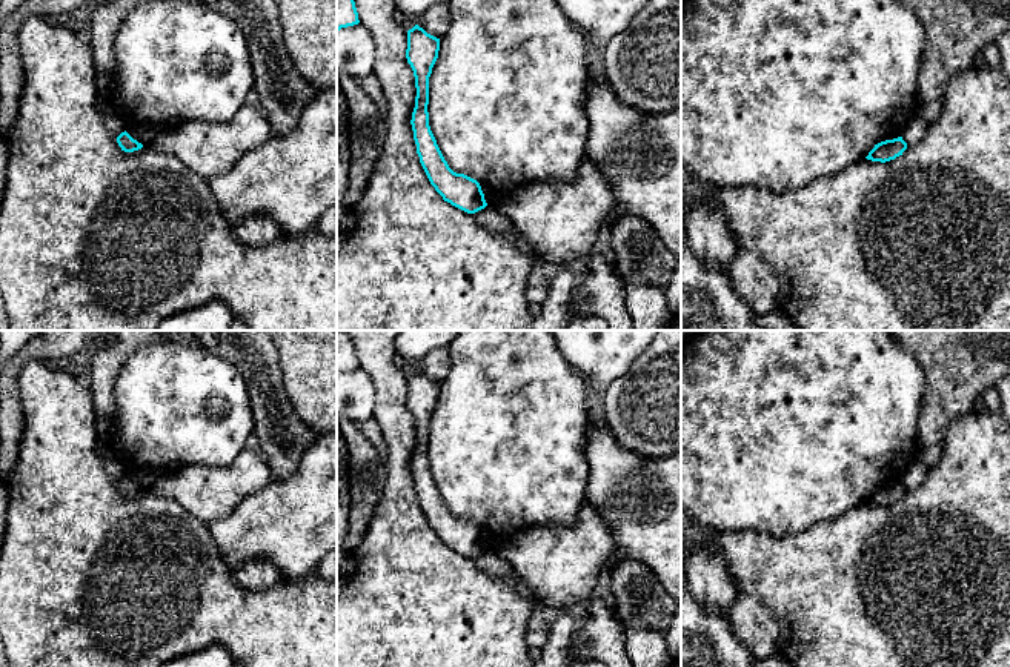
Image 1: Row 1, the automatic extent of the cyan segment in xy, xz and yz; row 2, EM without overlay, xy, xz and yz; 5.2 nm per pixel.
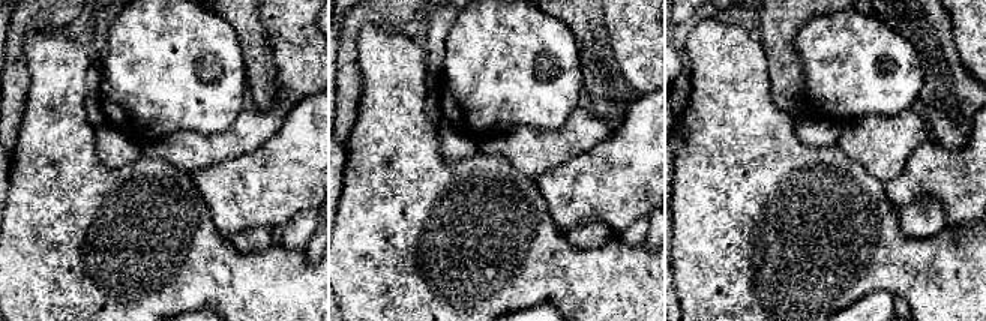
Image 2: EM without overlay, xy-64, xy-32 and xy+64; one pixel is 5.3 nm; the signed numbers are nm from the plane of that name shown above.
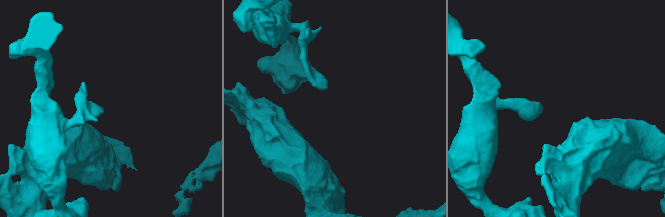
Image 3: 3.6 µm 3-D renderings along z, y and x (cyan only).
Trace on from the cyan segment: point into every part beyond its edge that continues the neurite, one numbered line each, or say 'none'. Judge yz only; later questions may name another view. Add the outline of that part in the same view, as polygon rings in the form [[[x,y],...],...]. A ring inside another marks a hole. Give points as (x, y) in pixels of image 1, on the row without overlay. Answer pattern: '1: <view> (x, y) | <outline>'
none

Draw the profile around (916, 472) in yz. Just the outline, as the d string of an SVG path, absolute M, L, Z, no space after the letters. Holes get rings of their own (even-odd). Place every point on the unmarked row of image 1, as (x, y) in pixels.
M915 460L905 475L902 476L902 484L907 487L907 490L913 490L916 489L921 483L924 483L925 476L927 476L927 466L919 461L919 460Z

